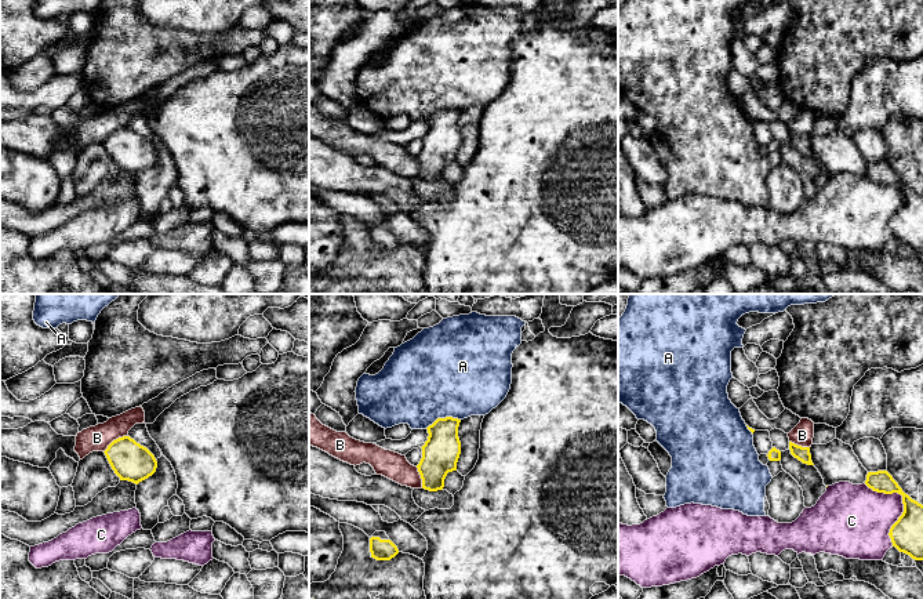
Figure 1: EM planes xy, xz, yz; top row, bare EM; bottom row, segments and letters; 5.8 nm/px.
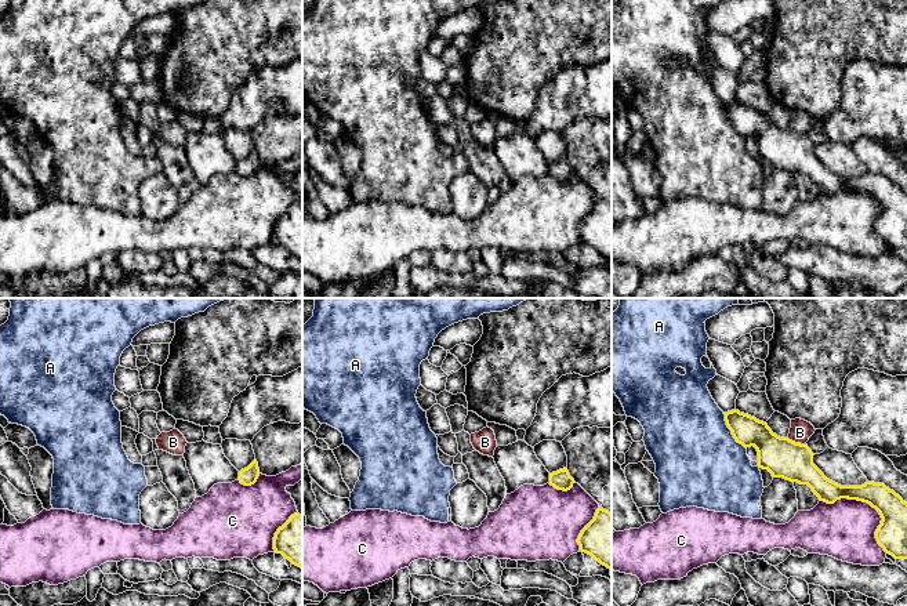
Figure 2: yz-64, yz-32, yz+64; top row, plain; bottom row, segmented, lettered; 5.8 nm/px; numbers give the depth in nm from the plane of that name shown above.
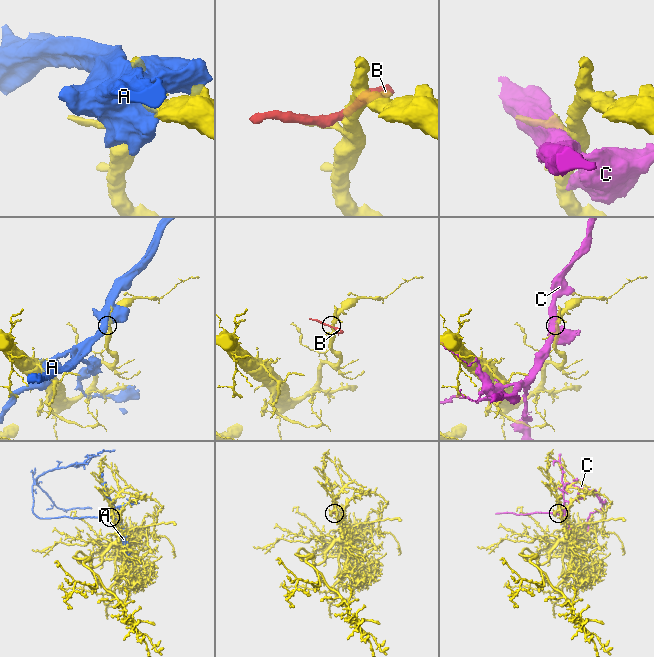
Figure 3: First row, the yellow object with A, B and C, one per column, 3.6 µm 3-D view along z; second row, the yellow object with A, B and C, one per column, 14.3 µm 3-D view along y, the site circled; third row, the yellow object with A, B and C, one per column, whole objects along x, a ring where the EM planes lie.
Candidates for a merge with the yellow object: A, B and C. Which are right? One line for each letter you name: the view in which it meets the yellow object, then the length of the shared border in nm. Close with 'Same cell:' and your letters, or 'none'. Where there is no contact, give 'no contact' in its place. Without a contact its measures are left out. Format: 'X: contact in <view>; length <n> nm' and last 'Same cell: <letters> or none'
Same cell: none

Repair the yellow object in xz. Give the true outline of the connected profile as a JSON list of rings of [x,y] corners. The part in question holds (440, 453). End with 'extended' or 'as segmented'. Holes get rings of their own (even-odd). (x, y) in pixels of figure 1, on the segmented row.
[[[437,418],[428,429],[428,440],[421,447],[422,458],[417,465],[422,479],[422,489],[429,491],[443,490],[448,472],[457,471],[461,454],[458,426],[461,420]]] | as segmented

